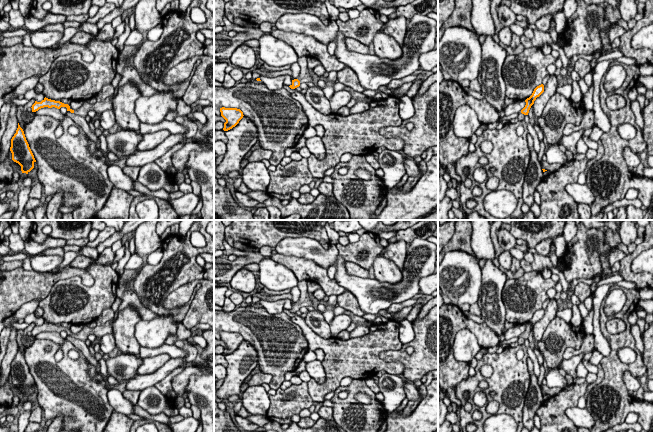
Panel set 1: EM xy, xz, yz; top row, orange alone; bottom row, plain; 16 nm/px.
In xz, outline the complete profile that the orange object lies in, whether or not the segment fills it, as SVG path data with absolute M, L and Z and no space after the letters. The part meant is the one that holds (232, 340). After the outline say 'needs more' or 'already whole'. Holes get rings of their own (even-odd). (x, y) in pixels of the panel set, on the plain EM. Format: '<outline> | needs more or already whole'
M220 332L221 340L226 344L224 347L224 355L228 355L235 351L243 342L243 336L237 332Z | already whole

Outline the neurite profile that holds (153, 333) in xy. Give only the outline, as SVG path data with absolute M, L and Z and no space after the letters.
M162 315L152 320L141 320L135 326L135 338L141 347L158 348L169 335L176 334L179 321L173 315Z

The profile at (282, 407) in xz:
M307 382L291 385L283 390L278 388L275 395L269 395L270 406L266 417L281 424L291 424L291 417L299 415L304 409L313 405Z

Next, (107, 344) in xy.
M106 334L101 337L100 350L102 354L109 355L116 347L116 341L113 334Z

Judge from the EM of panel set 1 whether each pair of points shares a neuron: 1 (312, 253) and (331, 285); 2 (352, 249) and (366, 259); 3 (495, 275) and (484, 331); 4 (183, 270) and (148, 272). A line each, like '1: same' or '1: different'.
1: different
2: same
3: different
4: same

